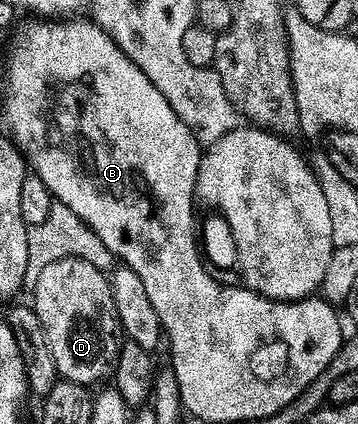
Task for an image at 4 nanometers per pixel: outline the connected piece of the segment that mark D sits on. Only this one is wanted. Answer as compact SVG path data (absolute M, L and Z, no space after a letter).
M76 257L54 262L42 271L41 278L38 279L33 291L33 297L35 297L33 301L35 313L37 318L41 318L43 339L55 359L56 373L63 380L71 380L75 384L84 386L92 386L91 384L105 379L106 376L108 379L119 363L119 350L125 336L115 311L114 290L108 273Z

